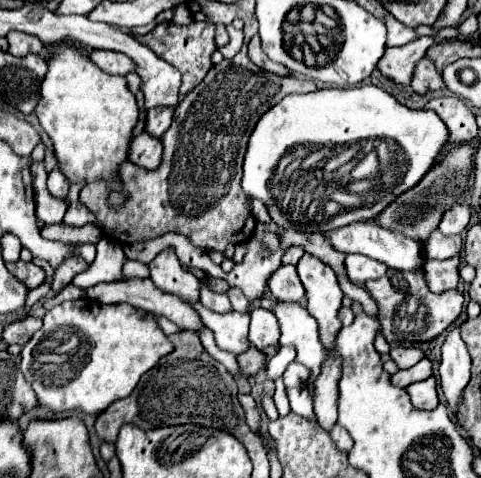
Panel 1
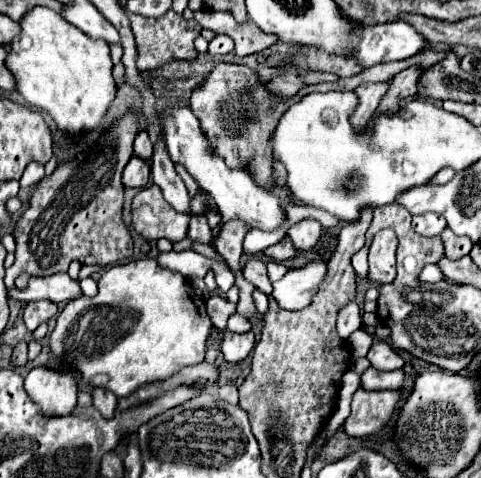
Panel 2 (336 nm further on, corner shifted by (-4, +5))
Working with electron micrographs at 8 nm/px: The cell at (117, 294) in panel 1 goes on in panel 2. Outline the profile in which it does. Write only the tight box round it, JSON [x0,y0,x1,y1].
[8,274,82,304]

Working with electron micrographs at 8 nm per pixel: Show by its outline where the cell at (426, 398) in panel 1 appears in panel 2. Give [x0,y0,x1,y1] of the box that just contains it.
[344,388,400,436]

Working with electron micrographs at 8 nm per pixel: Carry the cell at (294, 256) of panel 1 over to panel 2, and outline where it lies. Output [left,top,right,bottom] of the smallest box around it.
[268,260,288,282]

